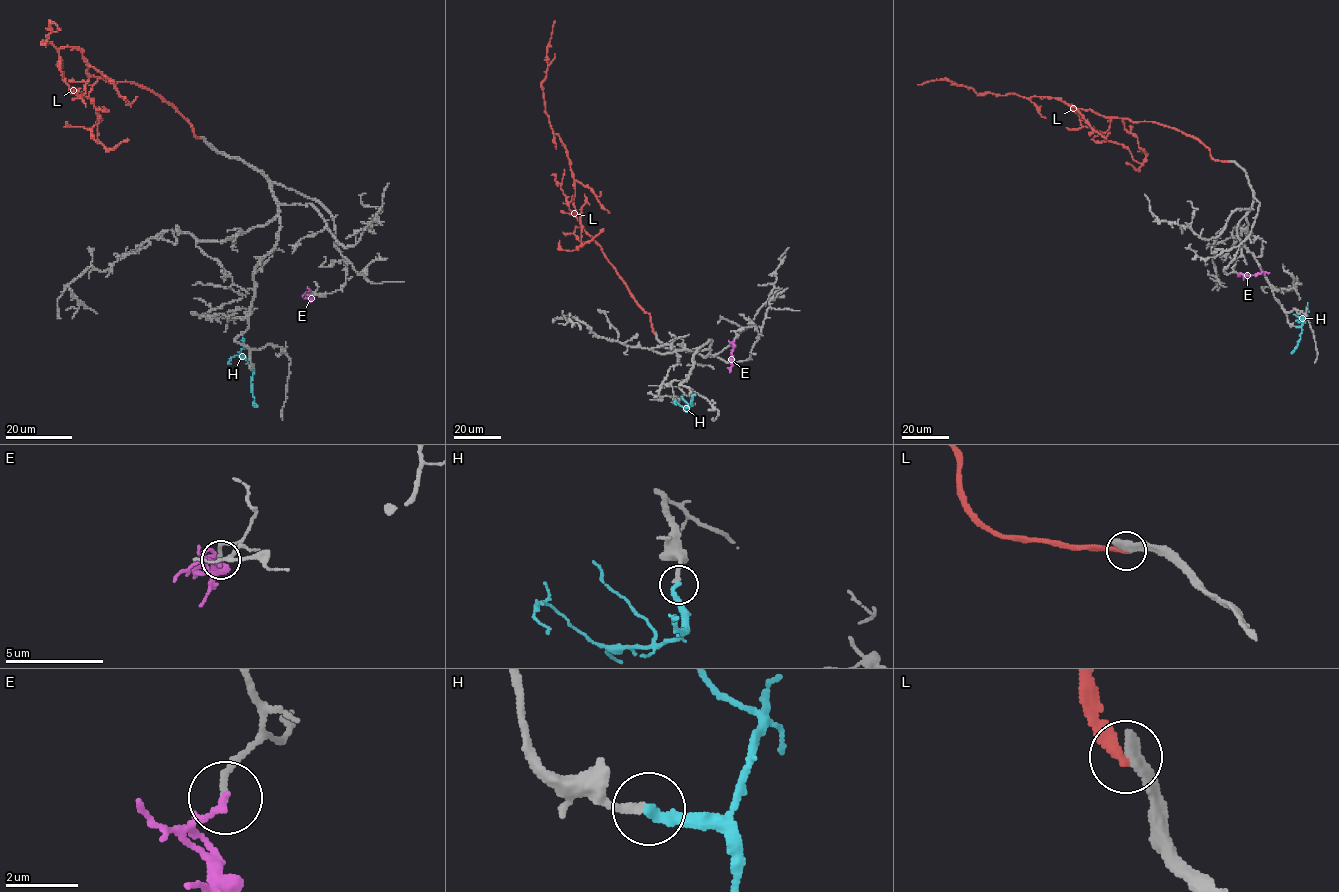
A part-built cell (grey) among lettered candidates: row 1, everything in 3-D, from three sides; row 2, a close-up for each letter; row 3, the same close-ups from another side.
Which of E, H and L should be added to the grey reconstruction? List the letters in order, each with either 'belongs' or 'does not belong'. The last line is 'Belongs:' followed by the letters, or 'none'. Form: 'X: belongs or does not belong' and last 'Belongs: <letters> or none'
E: does not belong
H: belongs
L: does not belong
Belongs: H

